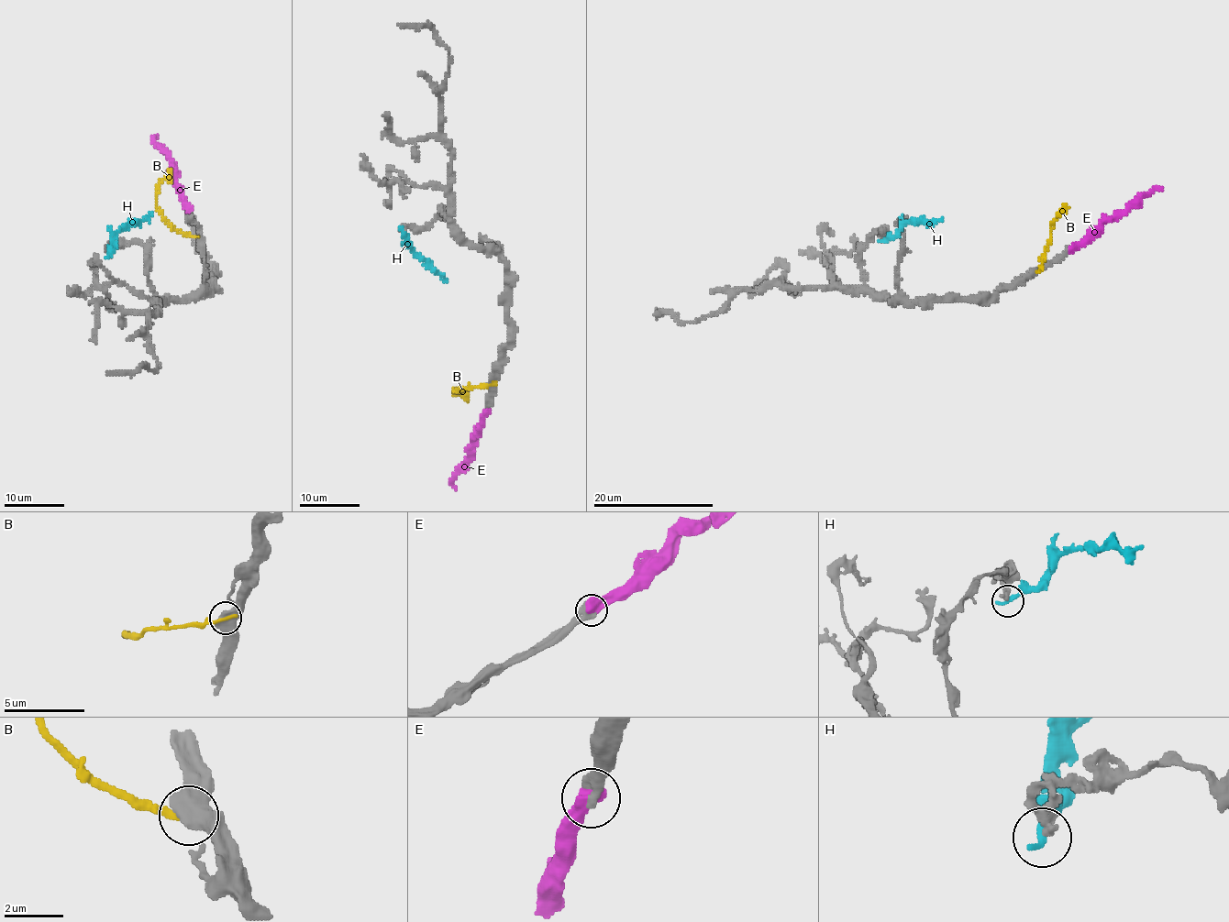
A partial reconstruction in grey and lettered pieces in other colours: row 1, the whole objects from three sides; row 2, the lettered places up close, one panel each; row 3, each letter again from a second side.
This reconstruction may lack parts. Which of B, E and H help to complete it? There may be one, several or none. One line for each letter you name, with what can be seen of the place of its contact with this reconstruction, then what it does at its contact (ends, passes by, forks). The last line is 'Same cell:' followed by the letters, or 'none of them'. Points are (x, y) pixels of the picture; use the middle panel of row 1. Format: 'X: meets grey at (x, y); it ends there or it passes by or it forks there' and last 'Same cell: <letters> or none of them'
E: meets grey at (487, 411); it ends there
Same cell: E

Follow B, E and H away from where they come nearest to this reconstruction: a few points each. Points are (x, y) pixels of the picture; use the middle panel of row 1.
B: (491, 384), (453, 390), (468, 396)
E: (487, 411), (474, 433), (471, 458), (451, 478), (456, 489)
H: (404, 232), (406, 245), (448, 282)

